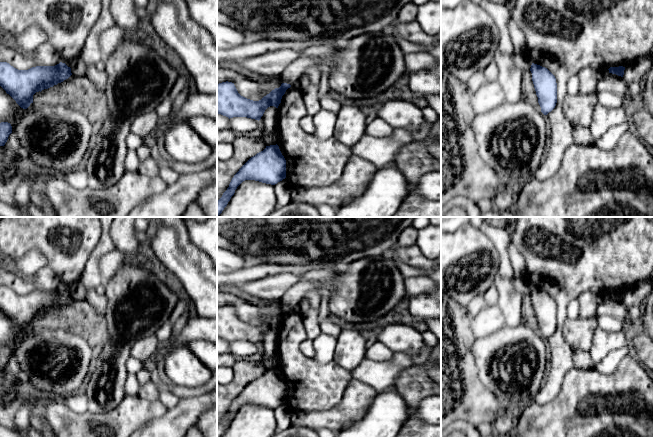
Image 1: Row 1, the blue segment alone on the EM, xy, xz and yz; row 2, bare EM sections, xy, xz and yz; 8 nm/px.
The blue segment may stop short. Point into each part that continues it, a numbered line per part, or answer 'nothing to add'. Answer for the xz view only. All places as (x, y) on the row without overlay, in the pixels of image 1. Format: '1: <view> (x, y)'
nothing to add

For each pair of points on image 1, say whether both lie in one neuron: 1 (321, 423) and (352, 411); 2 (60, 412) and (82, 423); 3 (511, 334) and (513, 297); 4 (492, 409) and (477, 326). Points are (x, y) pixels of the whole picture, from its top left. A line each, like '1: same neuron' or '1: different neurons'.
1: same neuron
2: same neuron
3: different neurons
4: different neurons

